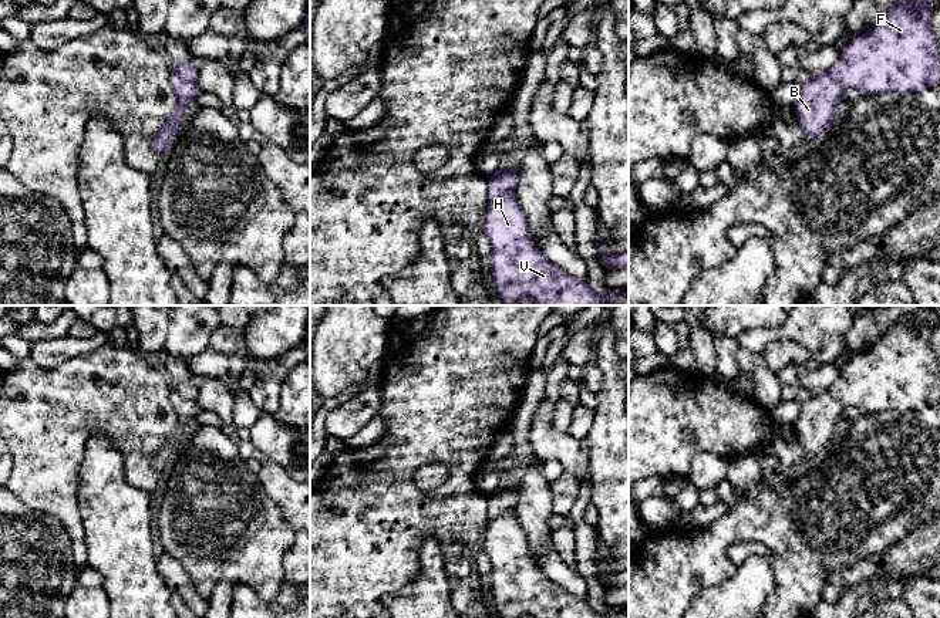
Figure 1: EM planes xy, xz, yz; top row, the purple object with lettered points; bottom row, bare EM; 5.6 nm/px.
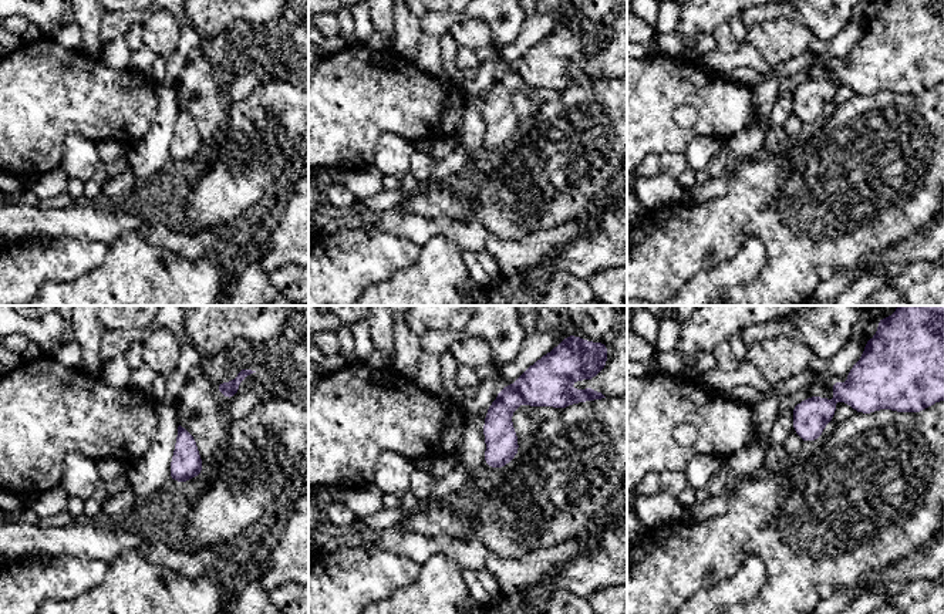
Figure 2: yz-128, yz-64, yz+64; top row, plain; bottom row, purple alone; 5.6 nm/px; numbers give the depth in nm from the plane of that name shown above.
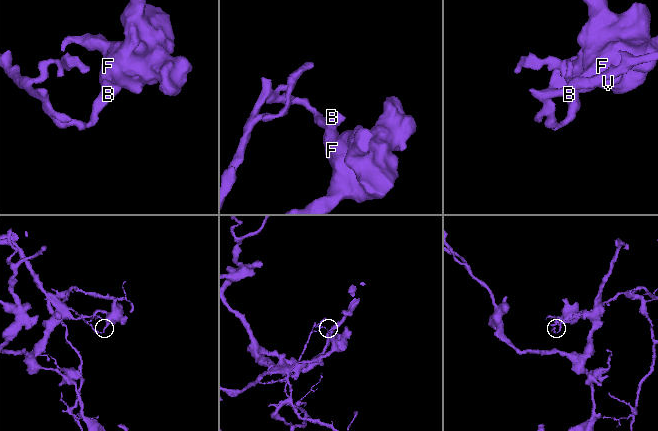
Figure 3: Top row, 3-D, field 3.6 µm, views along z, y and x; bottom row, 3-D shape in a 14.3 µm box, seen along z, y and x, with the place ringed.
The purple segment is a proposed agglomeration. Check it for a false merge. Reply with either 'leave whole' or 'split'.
split

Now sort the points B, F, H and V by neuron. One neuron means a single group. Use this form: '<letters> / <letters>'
B / F H V

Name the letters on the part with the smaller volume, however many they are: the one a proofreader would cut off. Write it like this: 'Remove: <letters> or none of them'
Remove: B

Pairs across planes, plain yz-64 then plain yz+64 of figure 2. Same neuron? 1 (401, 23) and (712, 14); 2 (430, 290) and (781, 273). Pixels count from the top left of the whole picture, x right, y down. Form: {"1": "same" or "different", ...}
{"1": "different", "2": "different"}

